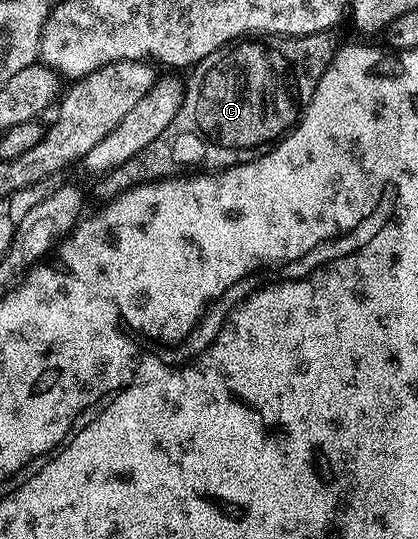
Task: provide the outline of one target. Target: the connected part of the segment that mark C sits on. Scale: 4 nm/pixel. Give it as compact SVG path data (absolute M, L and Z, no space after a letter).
M319 32L309 36L241 38L222 45L214 50L214 54L206 54L206 58L191 69L192 77L186 80L182 106L178 106L174 122L170 122L170 126L166 126L166 130L146 146L146 150L138 150L138 154L122 162L122 166L103 173L92 188L93 194L100 202L115 200L131 188L169 179L173 175L172 164L192 168L188 170L223 170L265 156L269 148L299 121L300 113L312 101L316 83L328 69L334 55L334 43L330 37L328 32Z

